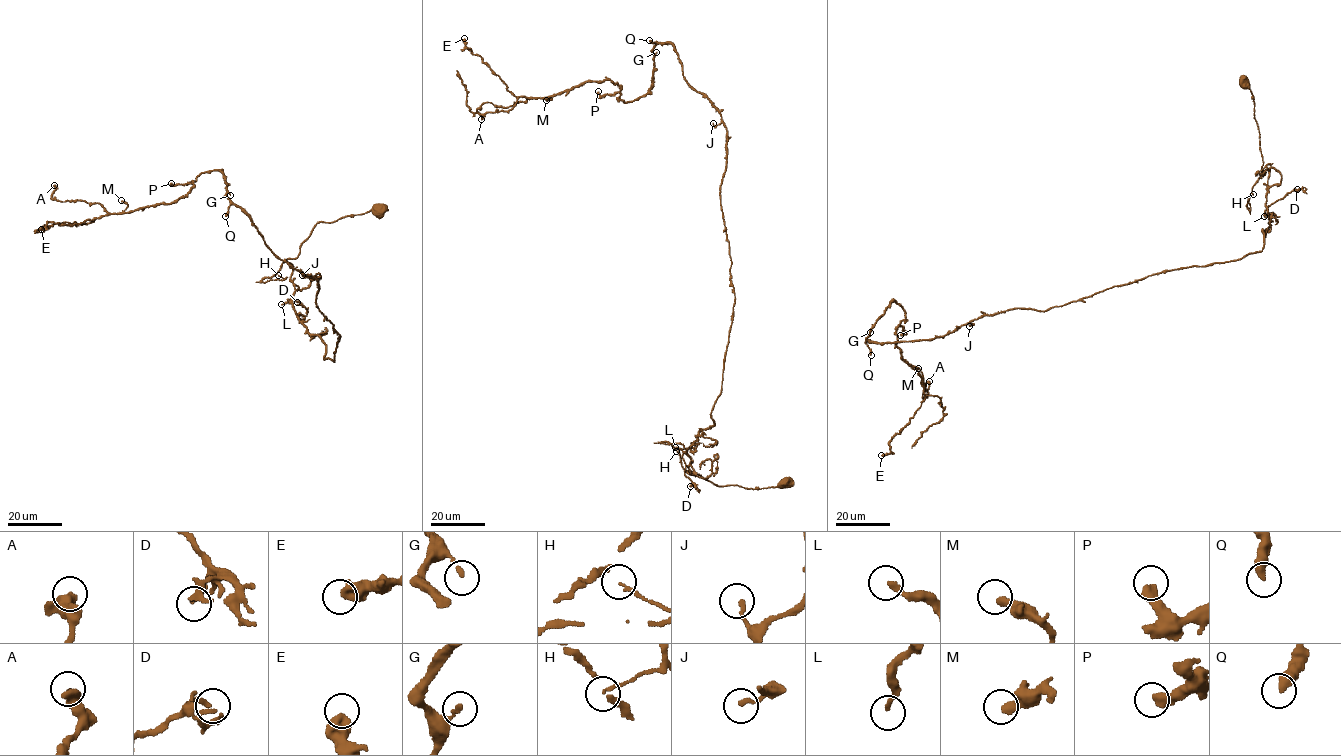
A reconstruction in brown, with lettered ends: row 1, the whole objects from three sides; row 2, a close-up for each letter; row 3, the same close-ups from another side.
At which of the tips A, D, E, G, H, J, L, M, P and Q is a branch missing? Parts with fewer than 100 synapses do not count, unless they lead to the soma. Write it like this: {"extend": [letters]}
{"extend": []}

